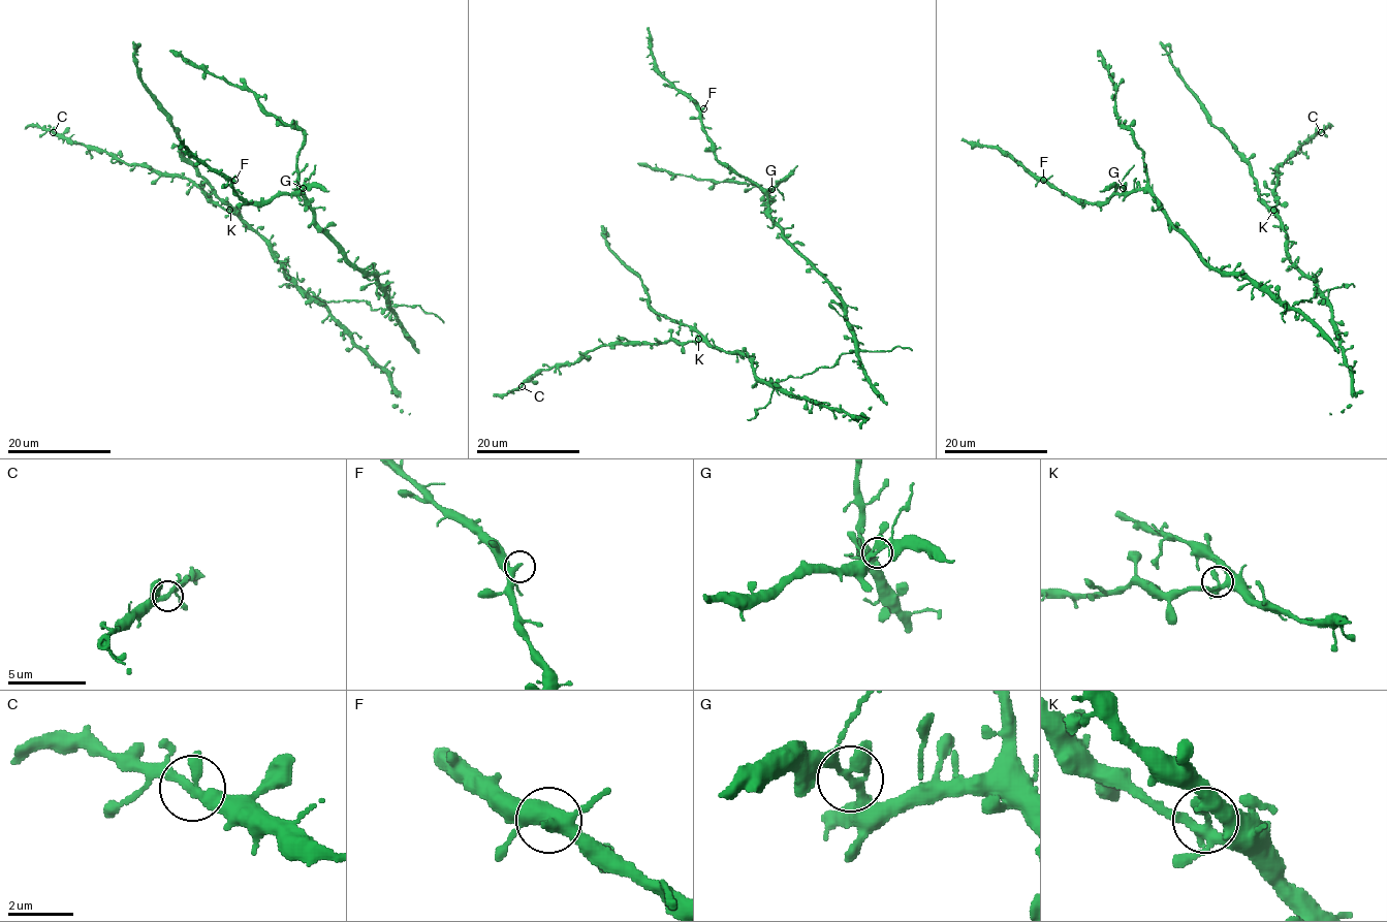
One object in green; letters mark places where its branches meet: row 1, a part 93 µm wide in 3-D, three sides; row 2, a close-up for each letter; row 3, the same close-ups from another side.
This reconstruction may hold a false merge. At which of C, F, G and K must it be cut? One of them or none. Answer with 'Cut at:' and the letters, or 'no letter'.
Cut at: G

